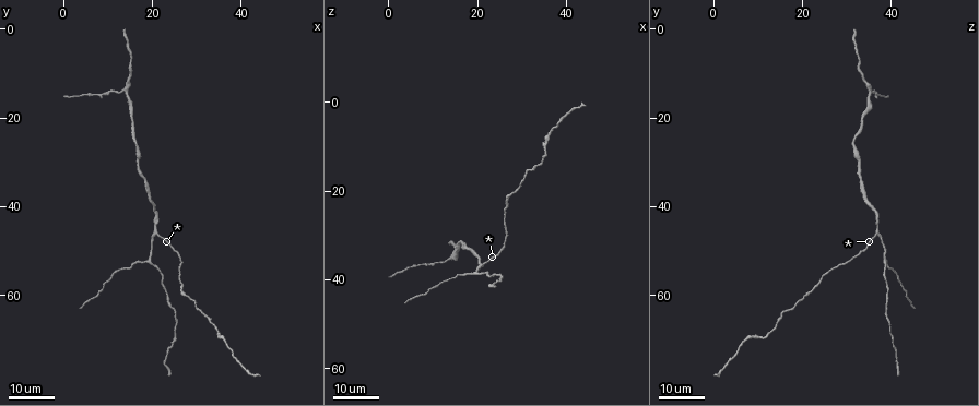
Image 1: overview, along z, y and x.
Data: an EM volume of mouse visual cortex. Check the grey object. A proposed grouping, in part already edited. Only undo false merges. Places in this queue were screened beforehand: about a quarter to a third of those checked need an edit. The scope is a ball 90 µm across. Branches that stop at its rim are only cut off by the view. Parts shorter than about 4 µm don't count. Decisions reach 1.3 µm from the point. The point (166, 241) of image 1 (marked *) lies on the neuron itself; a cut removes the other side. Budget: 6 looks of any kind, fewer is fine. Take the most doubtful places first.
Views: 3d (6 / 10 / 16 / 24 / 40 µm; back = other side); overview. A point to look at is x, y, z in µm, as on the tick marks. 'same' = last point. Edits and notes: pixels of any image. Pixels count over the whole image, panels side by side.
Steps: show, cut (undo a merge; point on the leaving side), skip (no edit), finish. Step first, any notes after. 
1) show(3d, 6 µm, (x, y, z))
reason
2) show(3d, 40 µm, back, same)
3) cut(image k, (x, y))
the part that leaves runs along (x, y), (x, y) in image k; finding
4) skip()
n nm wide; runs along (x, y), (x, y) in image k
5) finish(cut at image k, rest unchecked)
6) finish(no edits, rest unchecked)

show(3d, 24 µm, (13.0, 13.5, 35.5))
two arms in line, one across

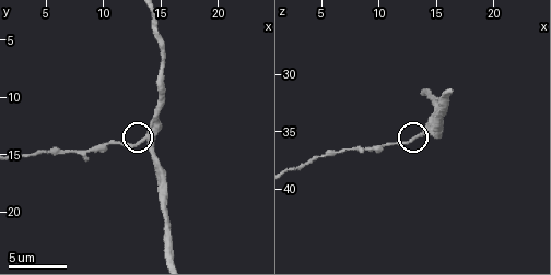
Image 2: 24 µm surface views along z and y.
show(3d, 10 µm, (13.2, 13.8, 35.6))

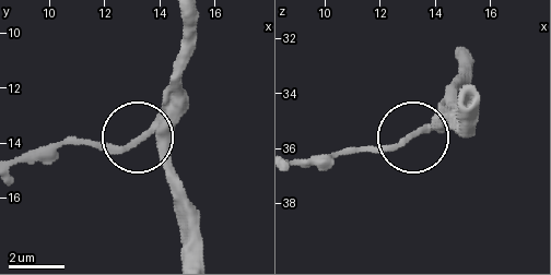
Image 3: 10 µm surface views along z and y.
skip()
260 nm wide; all the same neuron

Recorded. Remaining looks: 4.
show(3d, 16 µm, (19.5, 52.0, 39.0))
arms part here

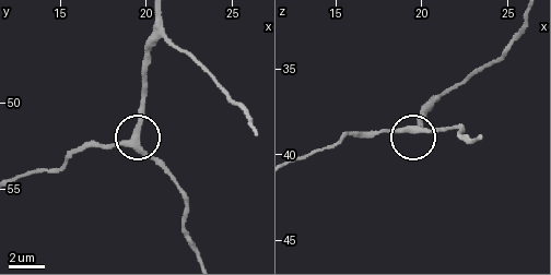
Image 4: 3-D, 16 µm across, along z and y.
show(3d, 10 µm, (19.3, 52.6, 38.6))

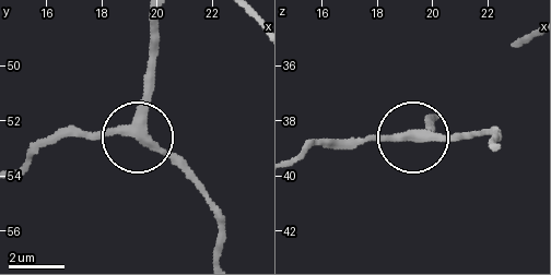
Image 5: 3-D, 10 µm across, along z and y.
skip()
3 arms; one neuron here

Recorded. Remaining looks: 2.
show(3d, 16 µm, (21.0, 46.0, 36.5))
branch point

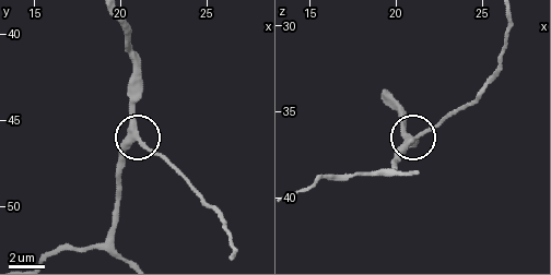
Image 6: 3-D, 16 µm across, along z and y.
show(3d, 6 µm, (20.6, 45.8, 36.9))

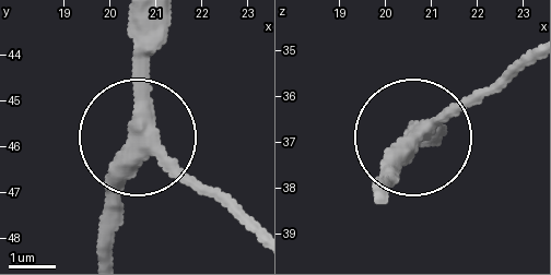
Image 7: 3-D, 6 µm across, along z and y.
skip()
runs along (257, 234), (136, 140), (124, 191), (101, 223) in image 7; all the same neuron

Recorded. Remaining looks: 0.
finish(no edits, rest unchecked)

